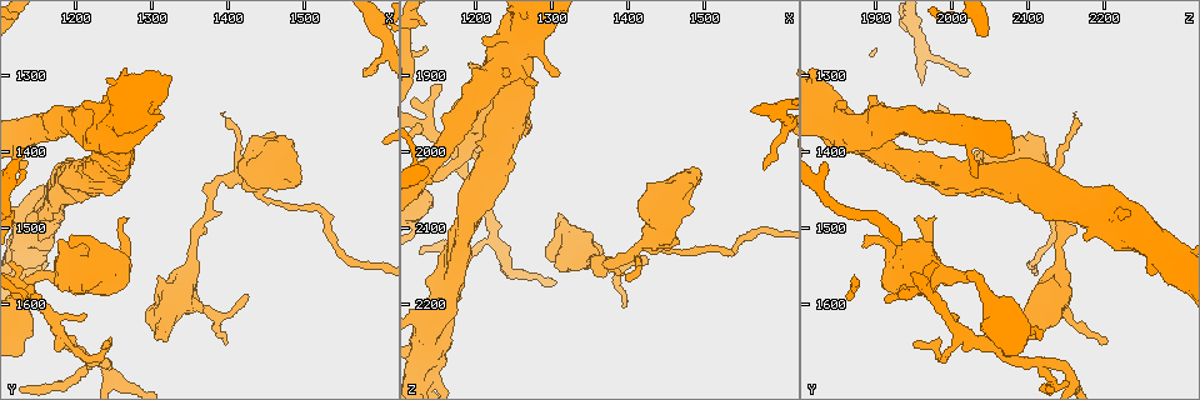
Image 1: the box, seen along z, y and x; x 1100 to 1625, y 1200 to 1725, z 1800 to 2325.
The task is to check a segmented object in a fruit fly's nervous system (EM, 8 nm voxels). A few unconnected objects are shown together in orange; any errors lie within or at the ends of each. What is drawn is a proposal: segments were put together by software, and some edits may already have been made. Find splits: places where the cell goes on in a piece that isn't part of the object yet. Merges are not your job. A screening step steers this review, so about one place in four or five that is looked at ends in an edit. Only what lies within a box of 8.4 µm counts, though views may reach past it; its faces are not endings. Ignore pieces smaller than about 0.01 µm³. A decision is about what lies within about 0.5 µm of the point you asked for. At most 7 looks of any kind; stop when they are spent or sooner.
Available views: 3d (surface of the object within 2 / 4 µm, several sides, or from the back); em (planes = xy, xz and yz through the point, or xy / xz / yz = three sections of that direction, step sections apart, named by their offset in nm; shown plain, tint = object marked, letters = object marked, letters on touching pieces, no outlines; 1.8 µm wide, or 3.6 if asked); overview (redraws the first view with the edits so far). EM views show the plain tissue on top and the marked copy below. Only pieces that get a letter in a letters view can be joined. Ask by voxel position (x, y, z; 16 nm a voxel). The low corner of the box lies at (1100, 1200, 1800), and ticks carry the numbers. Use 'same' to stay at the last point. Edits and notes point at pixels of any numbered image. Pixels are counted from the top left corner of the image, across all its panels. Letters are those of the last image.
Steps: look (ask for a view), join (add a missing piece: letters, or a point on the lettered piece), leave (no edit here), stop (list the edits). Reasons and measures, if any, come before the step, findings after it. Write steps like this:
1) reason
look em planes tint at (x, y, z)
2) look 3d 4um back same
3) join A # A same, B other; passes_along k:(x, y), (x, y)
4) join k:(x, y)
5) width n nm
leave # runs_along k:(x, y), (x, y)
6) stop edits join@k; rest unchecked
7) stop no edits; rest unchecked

thin end
look em planes letters at (1400, 1650, 2200)

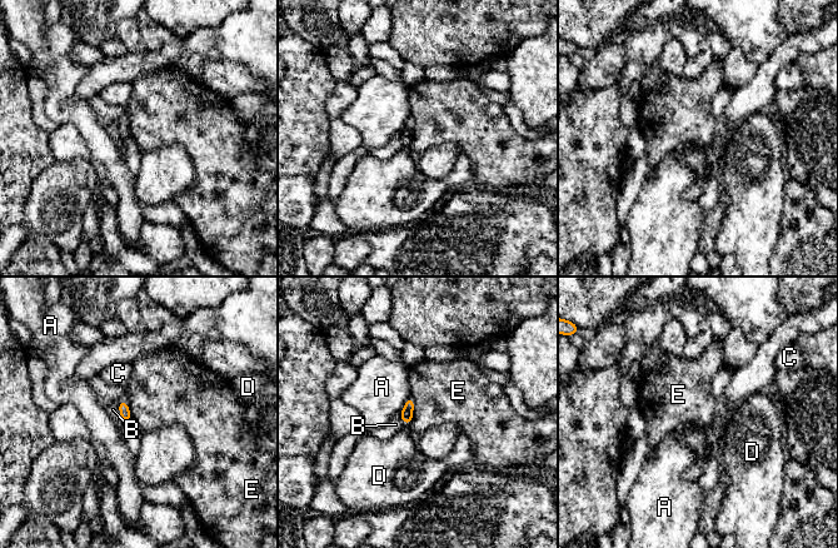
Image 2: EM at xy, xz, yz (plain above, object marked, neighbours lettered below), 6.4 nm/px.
leave # A other, B other, C other, D other, E other; border 2:(412, 398), (413, 418), (409, 422); no lettered piece goes on from it

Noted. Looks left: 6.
branch stops here
look em planes letters at (1210, 1615, 2005)

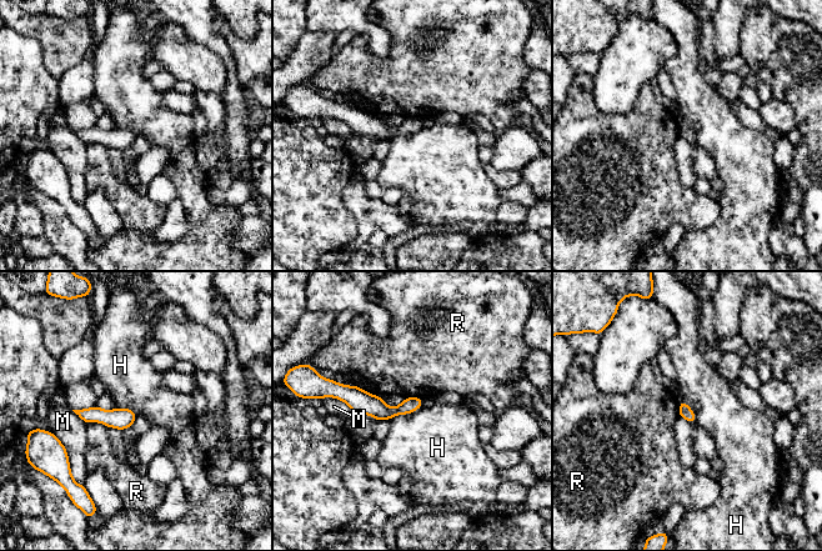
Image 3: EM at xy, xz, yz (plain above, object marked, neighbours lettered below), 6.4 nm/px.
leave # H other, M other, R other; runs_along 3:(340, 392), (380, 410), (419, 402); no lettered piece goes on from it

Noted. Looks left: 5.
tapers out
look 3d 2um back at (1190, 1520, 1885)

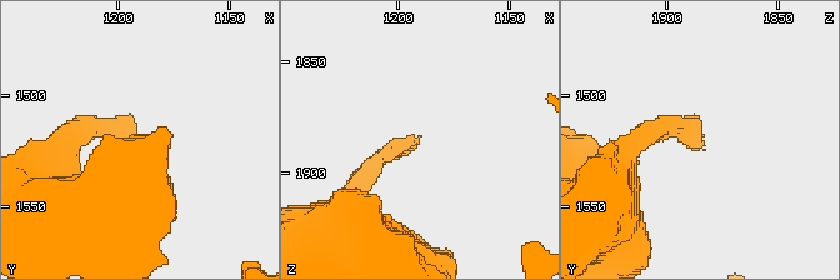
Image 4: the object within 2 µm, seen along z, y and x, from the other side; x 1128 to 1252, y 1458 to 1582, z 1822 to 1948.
need the tissue
look em xz step 4 tint at (1191, 1523, 1885)

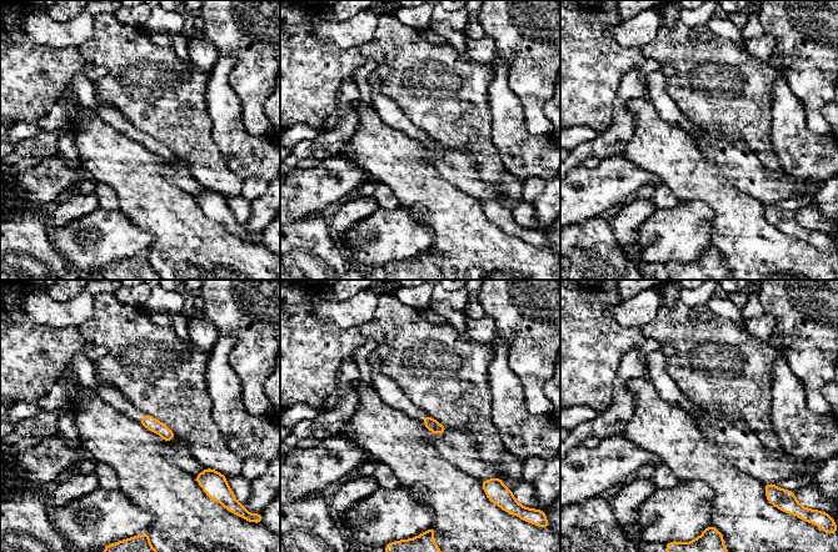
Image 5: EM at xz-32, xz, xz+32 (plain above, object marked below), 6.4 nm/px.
another direction
look em planes letters same

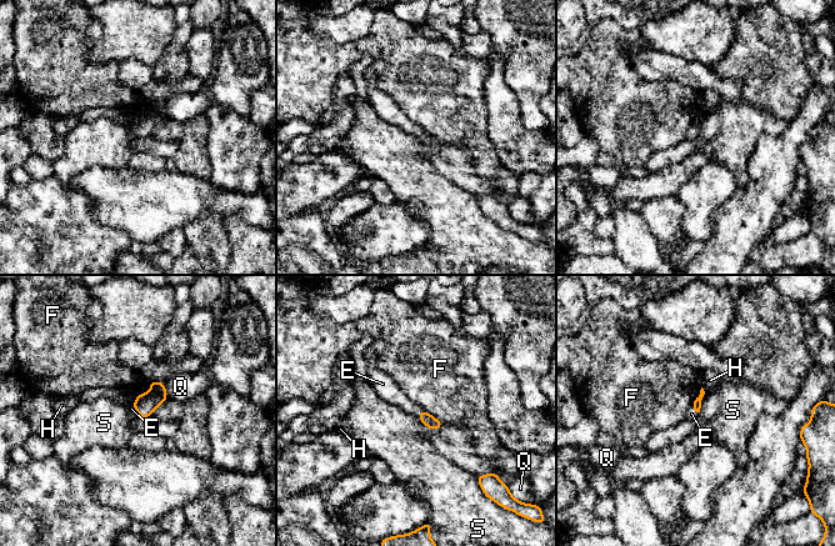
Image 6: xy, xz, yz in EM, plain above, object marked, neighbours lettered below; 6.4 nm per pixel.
join E # E same, F other, H other, Q other, S other; passes_along 6:(696, 402), (694, 409), (691, 414); it goes on there

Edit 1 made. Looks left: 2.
stop edits join@6; rest unchecked

